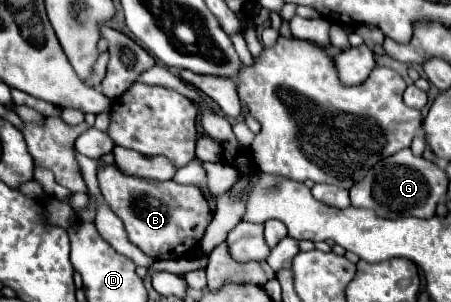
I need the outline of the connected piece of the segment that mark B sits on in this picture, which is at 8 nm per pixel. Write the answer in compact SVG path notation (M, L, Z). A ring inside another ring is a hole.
M116 166L100 168L98 182L104 184L104 188L100 188L104 202L124 222L130 242L136 244L150 258L178 260L186 256L200 244L206 226L212 220L208 202L204 200L198 186L184 186L172 180L158 182L134 178L122 174Z

